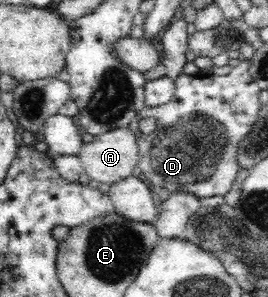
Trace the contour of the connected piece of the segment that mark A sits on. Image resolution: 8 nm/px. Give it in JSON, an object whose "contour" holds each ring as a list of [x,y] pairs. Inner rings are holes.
{"contour":[[[129,127],[106,131],[85,143],[78,156],[90,180],[112,186],[132,176],[139,162],[137,138]]]}

